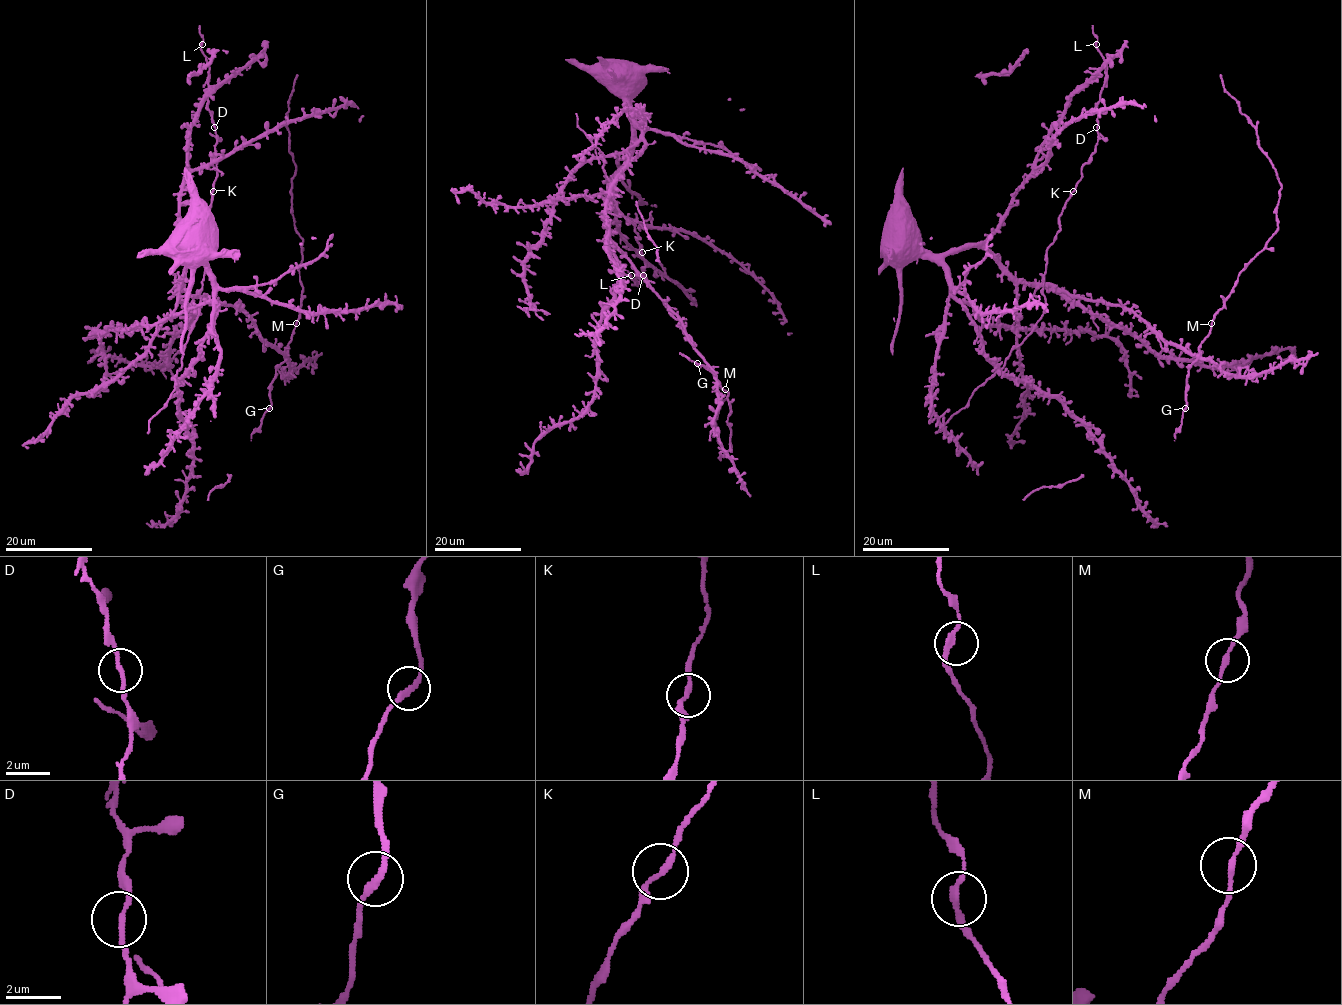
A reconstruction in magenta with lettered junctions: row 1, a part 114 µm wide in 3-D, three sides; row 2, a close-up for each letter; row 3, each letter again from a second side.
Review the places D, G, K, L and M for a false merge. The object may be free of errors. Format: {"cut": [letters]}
{"cut": []}

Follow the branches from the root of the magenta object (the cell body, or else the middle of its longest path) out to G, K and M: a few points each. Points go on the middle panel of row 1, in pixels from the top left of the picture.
G: (624, 73), (631, 68), (645, 84), (630, 101), (631, 147), (609, 196), (607, 232), (715, 375), (697, 363)
K: (624, 73), (631, 68), (645, 80), (630, 103), (644, 147), (610, 187), (617, 207), (634, 225), (642, 252)
M: (624, 73), (631, 68), (645, 84), (630, 101), (631, 147), (609, 196), (607, 232), (678, 317), (725, 389)

